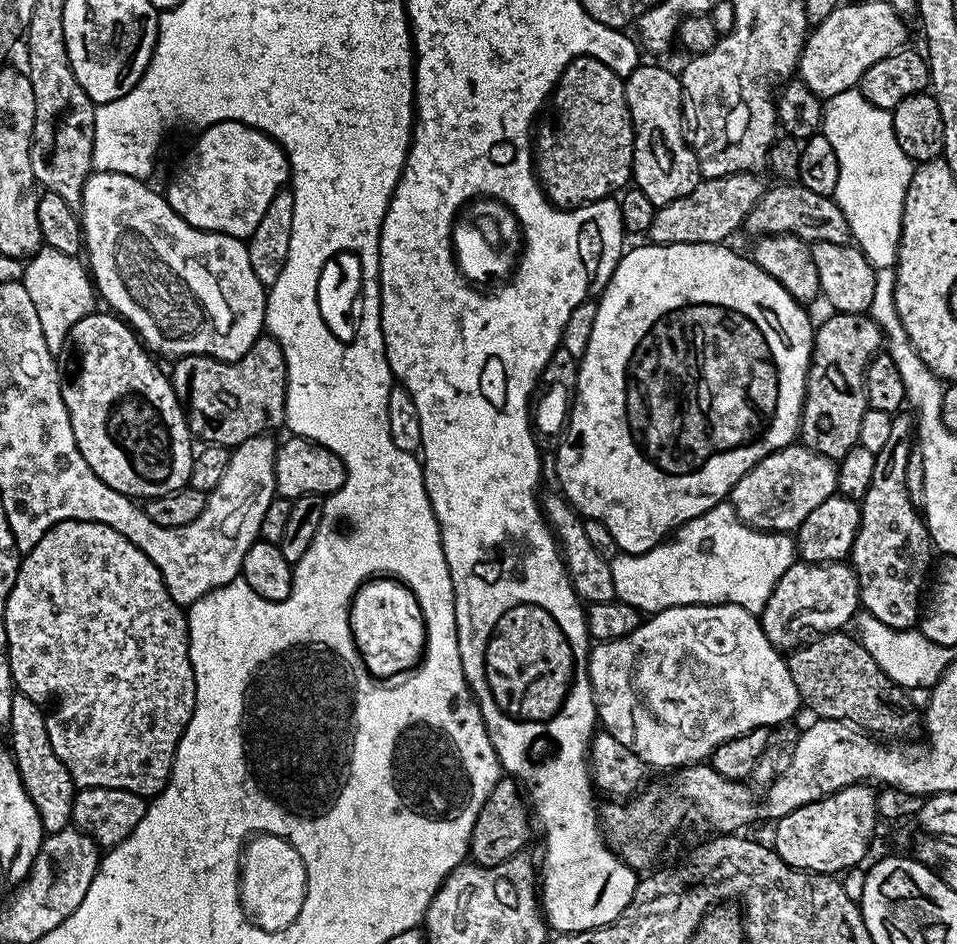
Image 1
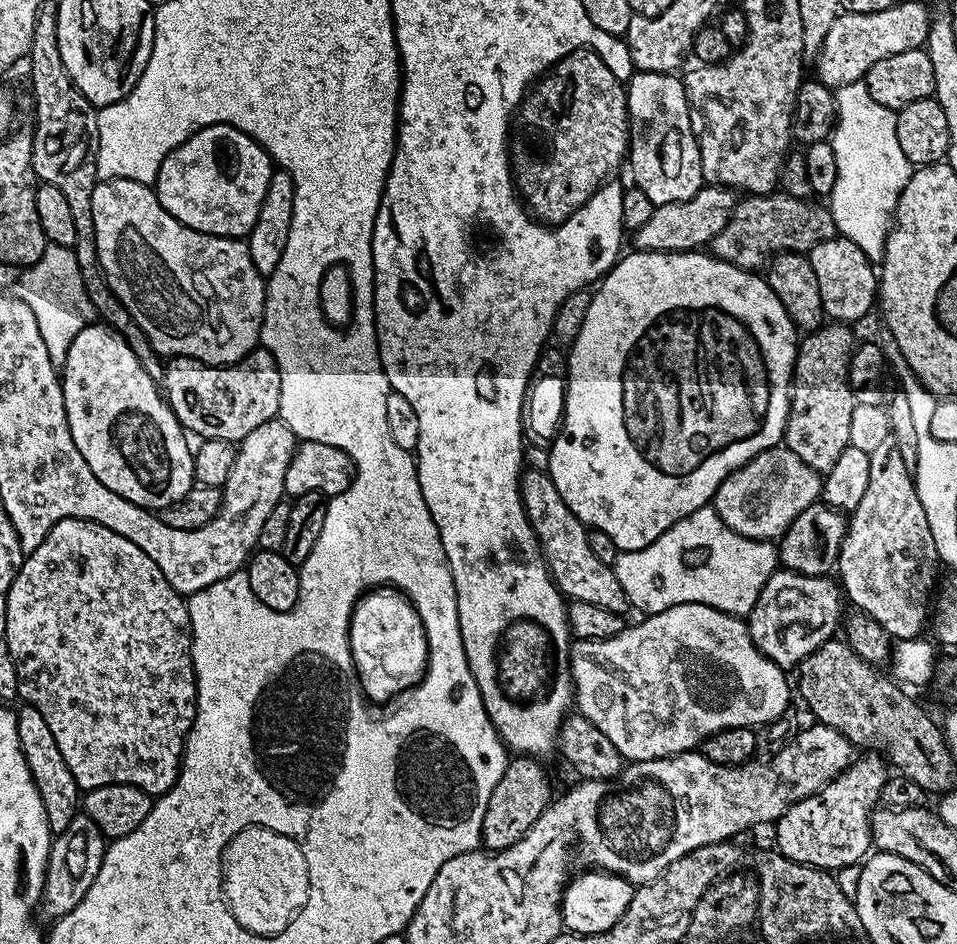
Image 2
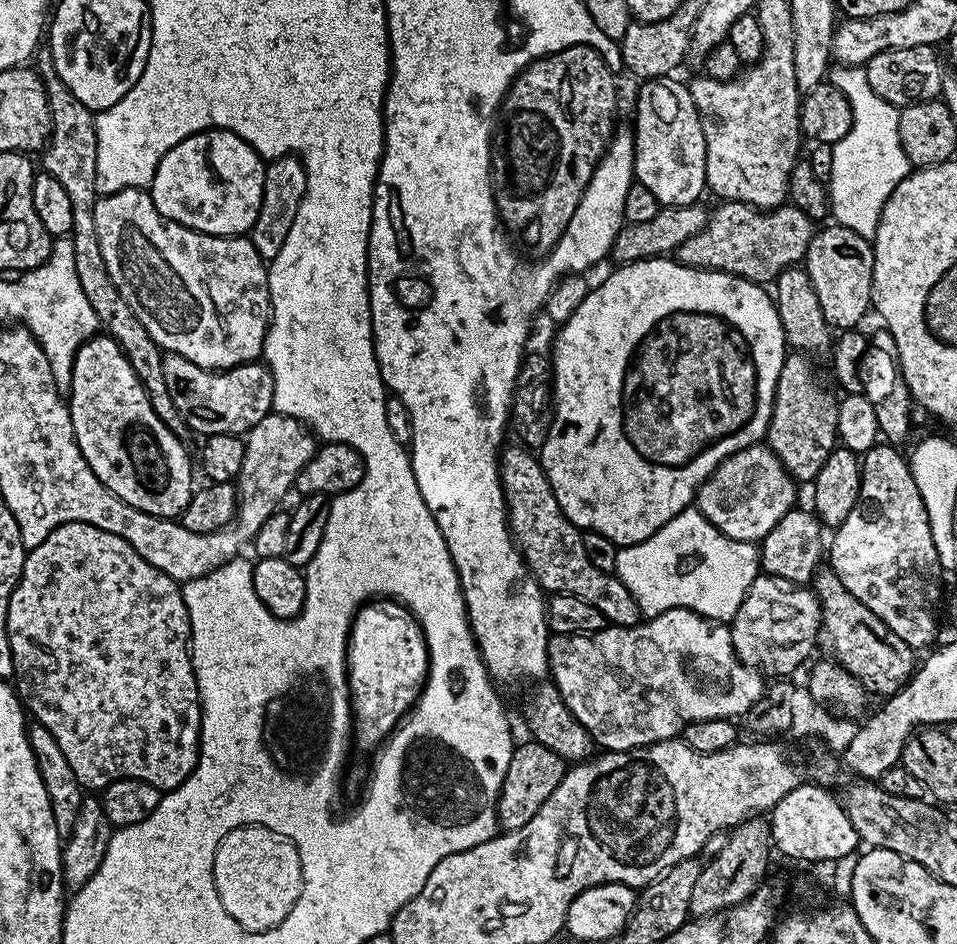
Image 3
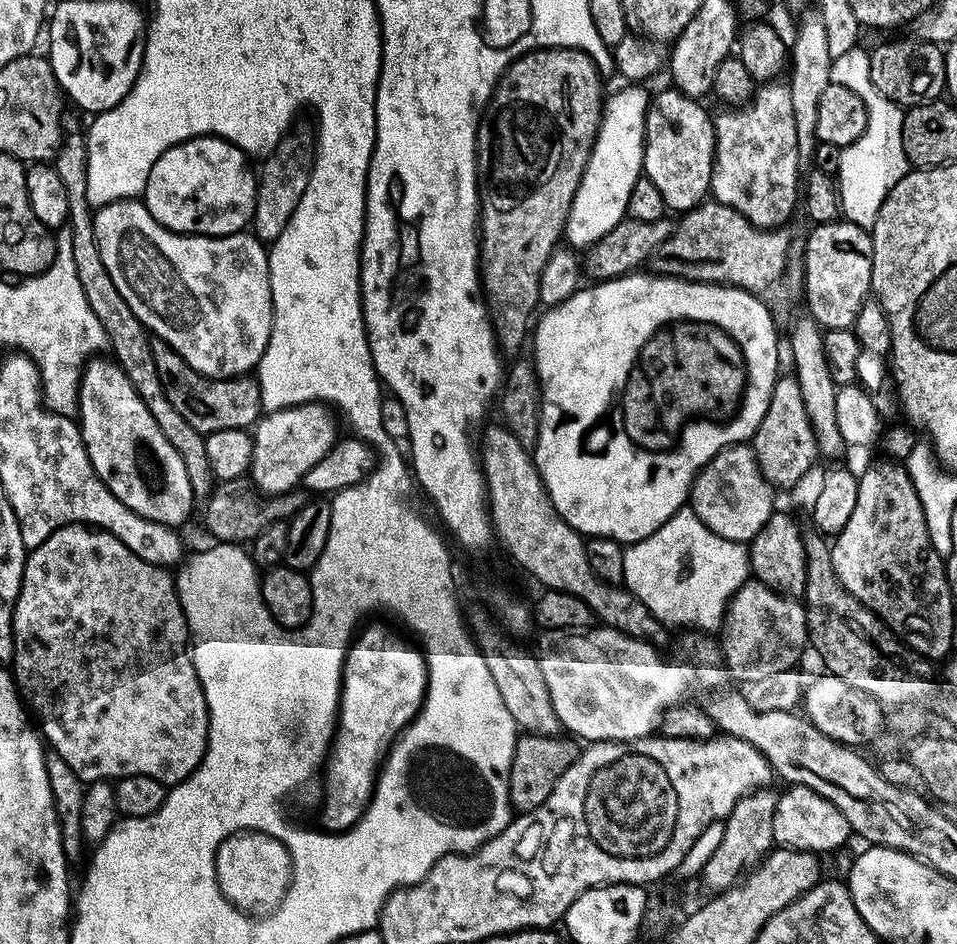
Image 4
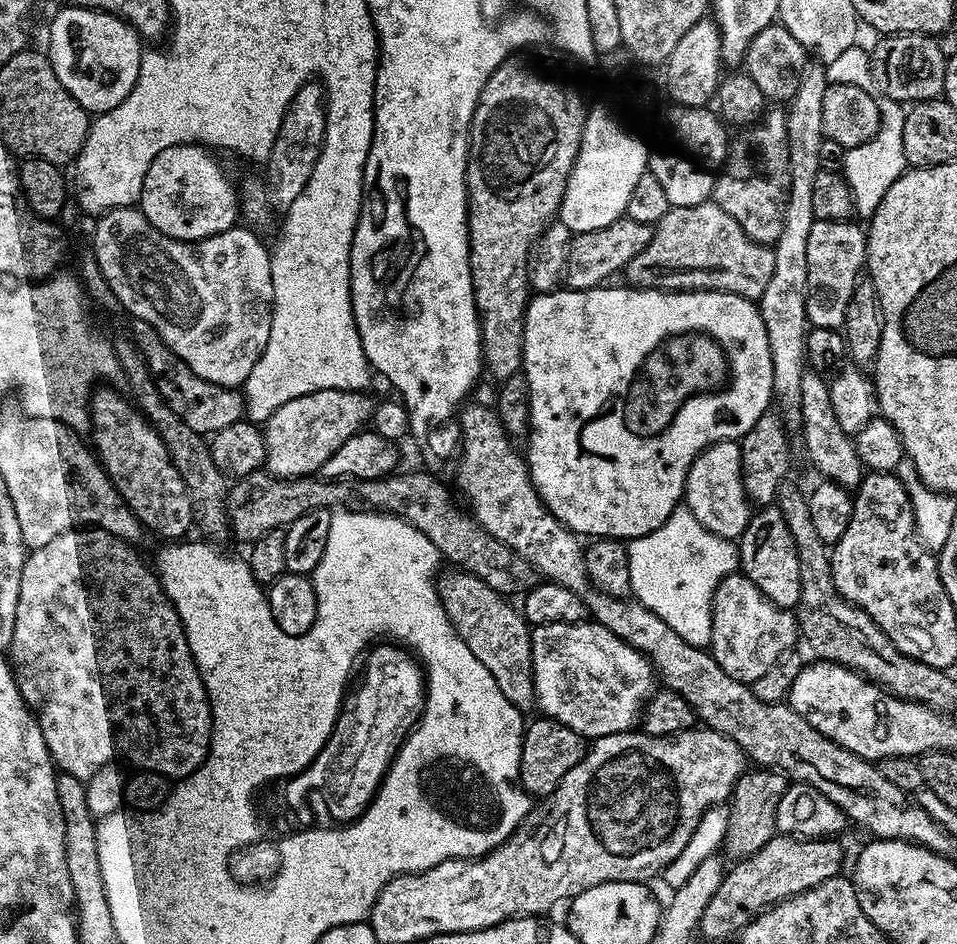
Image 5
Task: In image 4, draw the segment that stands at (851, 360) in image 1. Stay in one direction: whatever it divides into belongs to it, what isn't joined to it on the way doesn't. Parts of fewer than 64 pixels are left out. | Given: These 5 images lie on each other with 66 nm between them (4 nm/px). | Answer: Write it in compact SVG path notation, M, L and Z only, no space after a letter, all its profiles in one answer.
M781 375L777 379L770 394L770 406L766 406L766 414L762 414L762 422L758 422L758 430L752 435L750 443L764 479L773 489L794 487L815 466L820 448L816 444L816 435L810 426L802 390L795 375Z

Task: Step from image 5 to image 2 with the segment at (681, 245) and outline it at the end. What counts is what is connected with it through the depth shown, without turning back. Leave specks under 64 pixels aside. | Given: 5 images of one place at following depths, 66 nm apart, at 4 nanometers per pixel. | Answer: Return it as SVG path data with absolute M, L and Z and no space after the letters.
M749 195L741 204L739 201L728 217L728 225L712 241L711 251L730 264L739 264L745 270L756 270L760 263L763 265L773 254L807 254L814 245L837 239L836 223L825 205L823 208L820 204L808 204L812 202L798 196L776 195Z

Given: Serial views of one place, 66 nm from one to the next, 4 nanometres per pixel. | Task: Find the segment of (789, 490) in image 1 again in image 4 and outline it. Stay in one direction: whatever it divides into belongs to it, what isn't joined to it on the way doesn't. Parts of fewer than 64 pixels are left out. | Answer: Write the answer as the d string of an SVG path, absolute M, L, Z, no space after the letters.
M745 442L732 444L714 454L714 458L697 474L692 481L690 507L702 523L714 530L714 534L744 544L751 542L772 517L772 495L774 489L764 479L751 443Z

